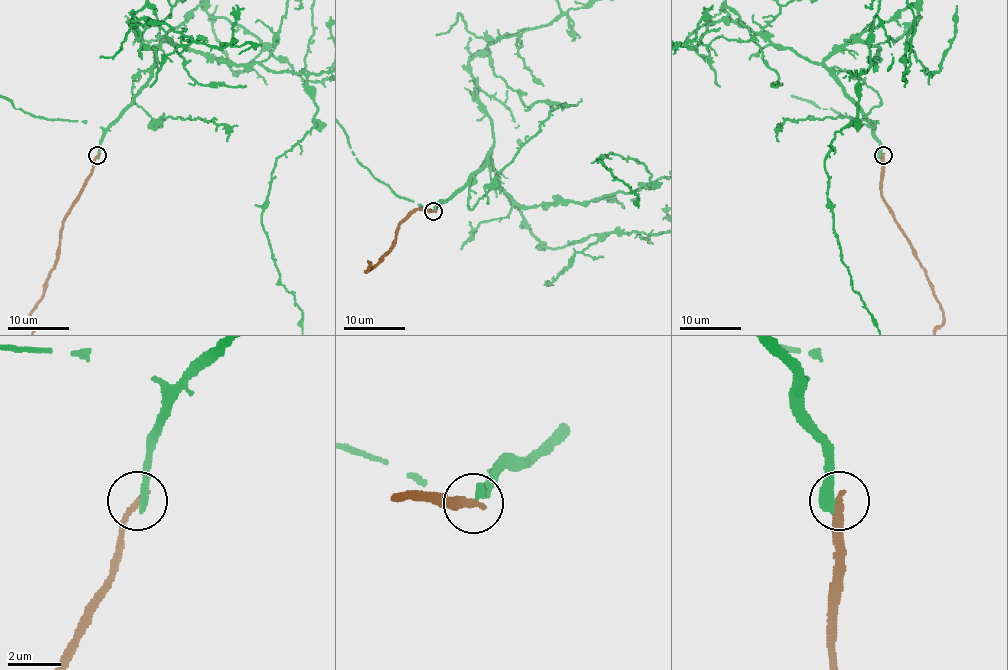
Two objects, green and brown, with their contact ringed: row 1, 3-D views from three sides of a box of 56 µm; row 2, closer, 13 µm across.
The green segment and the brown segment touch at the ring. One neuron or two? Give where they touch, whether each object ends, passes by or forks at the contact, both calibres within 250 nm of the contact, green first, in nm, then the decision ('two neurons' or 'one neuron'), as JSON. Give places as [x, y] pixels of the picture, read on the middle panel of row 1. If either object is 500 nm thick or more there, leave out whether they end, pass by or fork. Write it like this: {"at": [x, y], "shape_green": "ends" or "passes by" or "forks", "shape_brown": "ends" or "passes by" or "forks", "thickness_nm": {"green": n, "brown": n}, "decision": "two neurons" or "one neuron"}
{"at": [433, 211], "shape_green": "ends", "shape_brown": "ends", "thickness_nm": {"green": 400, "brown": 280}, "decision": "two neurons"}

